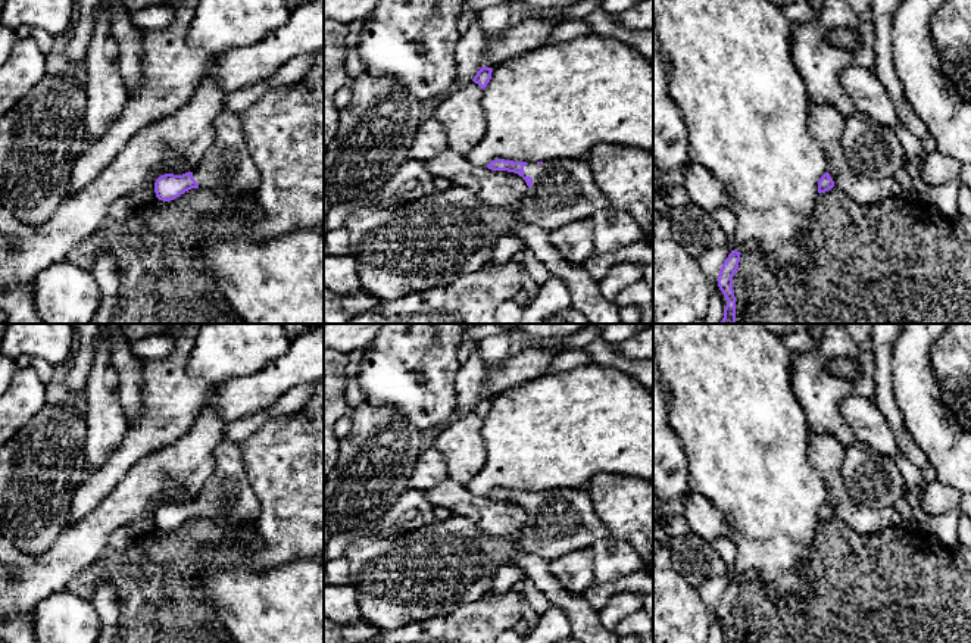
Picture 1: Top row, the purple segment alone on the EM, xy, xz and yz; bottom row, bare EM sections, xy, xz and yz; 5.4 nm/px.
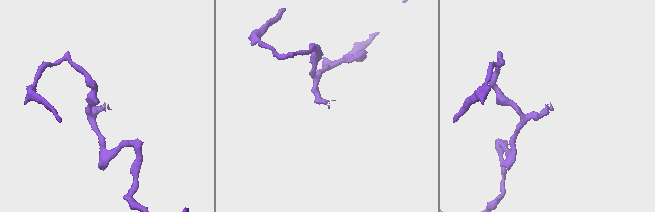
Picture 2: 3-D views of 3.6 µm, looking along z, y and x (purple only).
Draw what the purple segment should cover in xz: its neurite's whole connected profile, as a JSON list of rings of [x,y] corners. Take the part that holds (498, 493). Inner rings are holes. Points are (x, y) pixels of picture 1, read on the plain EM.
[[[494,489],[487,497],[515,502],[525,509],[528,519],[515,540],[491,539],[469,518],[456,515],[384,539],[363,536],[355,540],[344,556],[350,566],[349,584],[356,593],[362,619],[387,631],[424,618],[447,615],[484,596],[496,571],[513,564],[516,555],[534,555],[550,562],[609,537],[586,489],[537,493]]]

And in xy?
[[[224,440],[215,449],[215,469],[196,502],[165,503],[154,512],[159,530],[171,531],[191,518],[206,518],[224,530],[255,524],[259,500],[249,483],[240,443]]]

